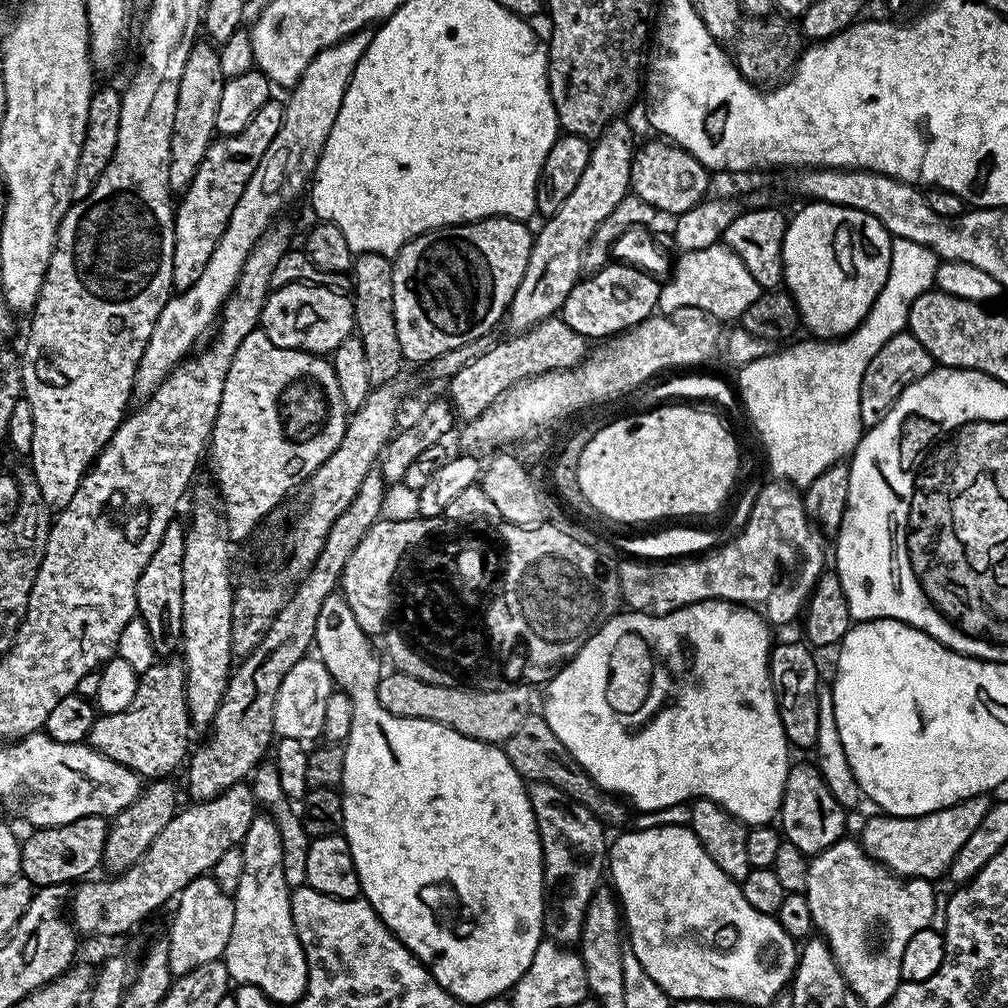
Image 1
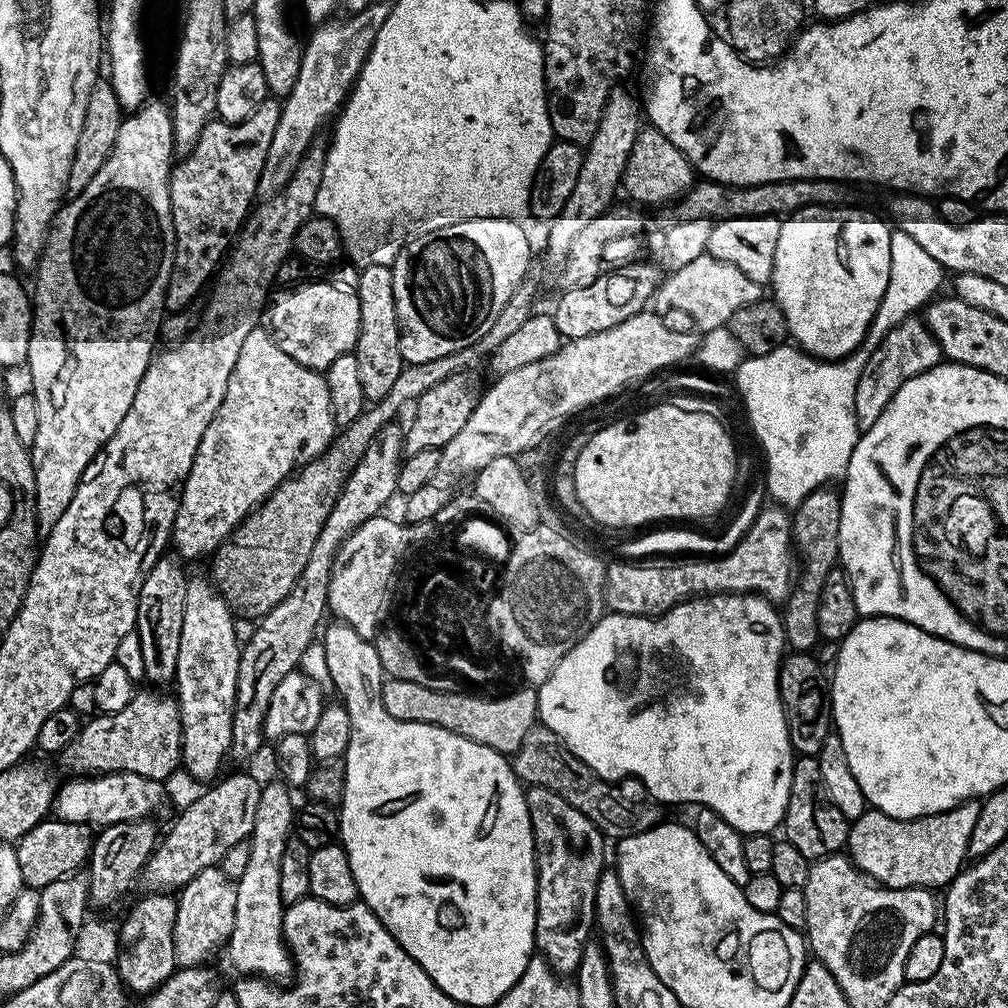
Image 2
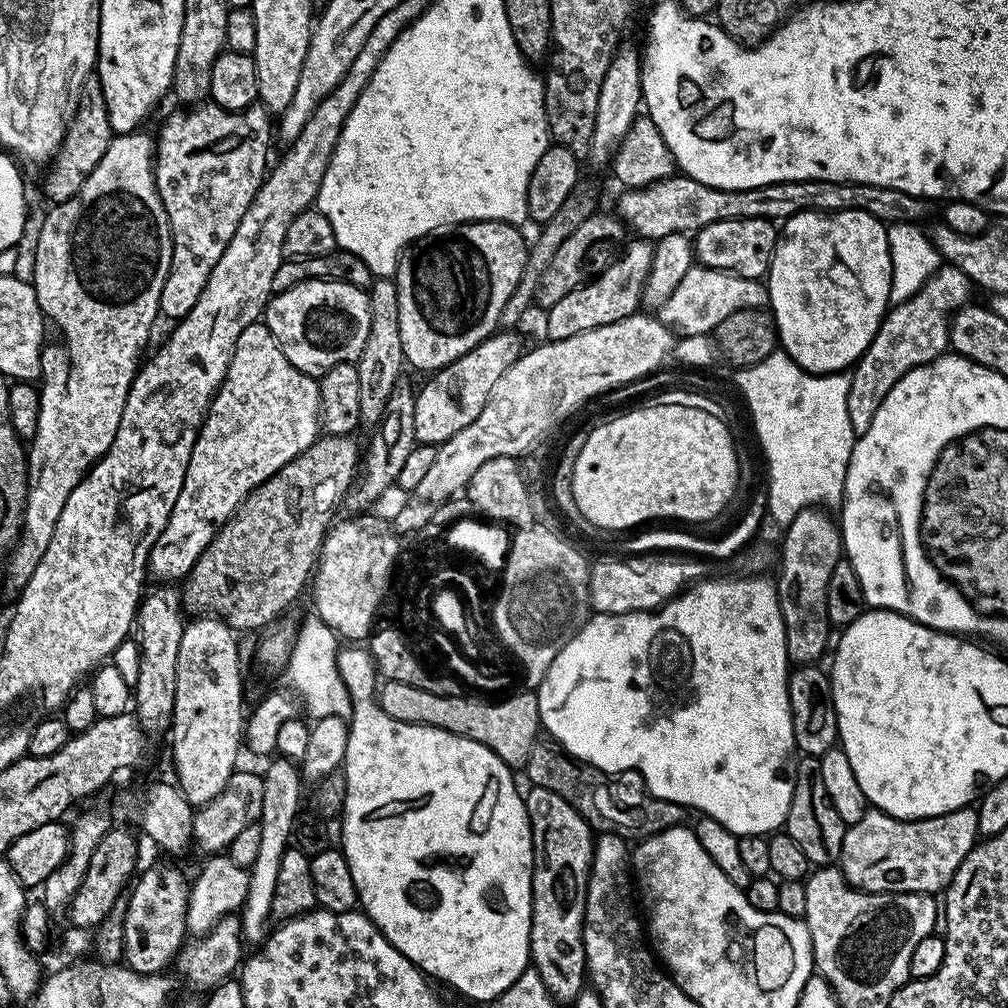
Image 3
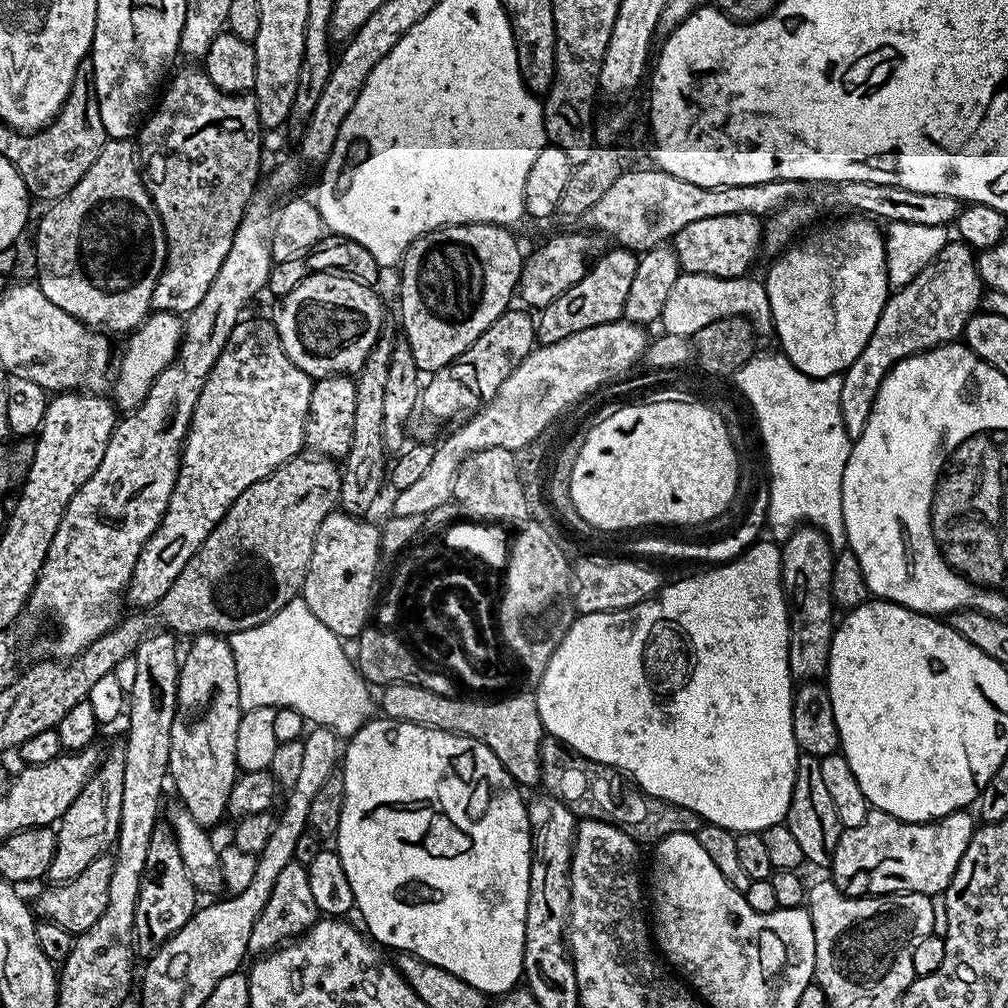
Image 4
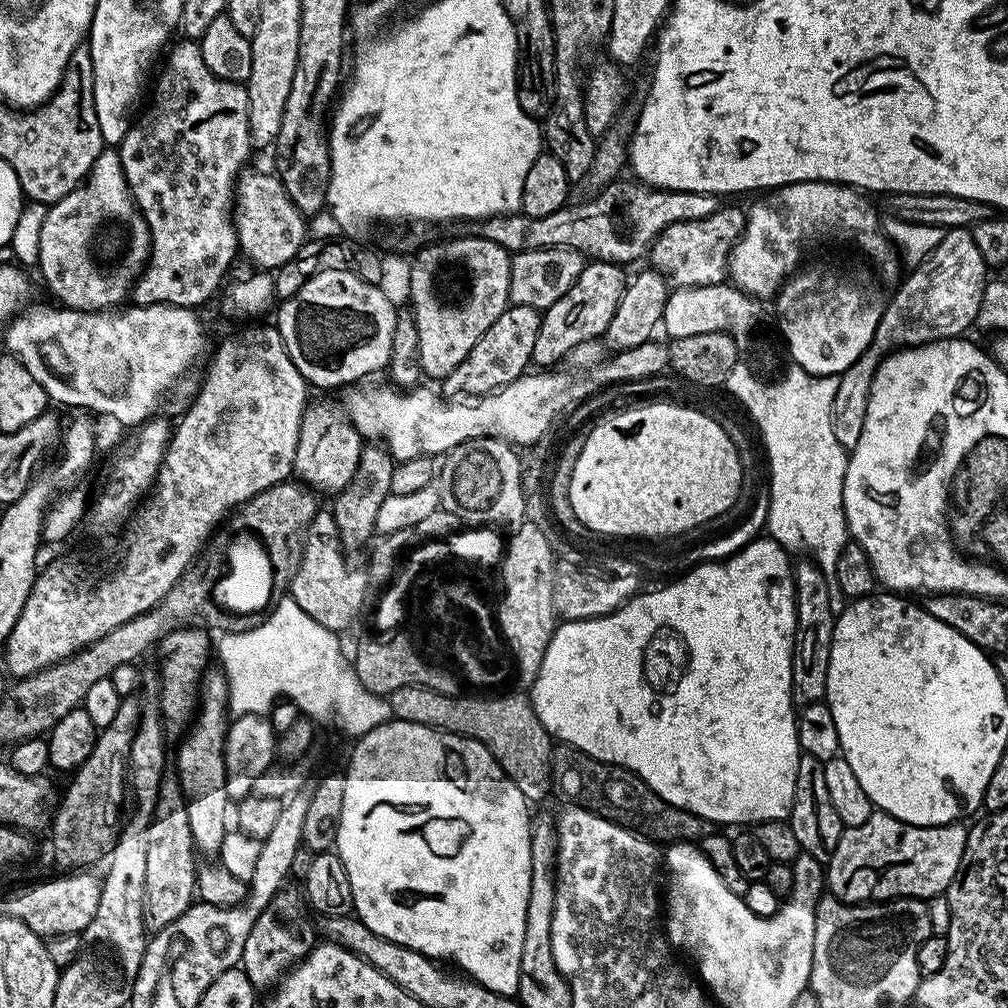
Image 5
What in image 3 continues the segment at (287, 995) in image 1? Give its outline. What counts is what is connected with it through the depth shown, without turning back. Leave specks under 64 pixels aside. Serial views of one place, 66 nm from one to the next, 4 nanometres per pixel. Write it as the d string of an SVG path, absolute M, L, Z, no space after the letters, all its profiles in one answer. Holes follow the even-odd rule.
M272 758L267 761L268 769L262 775L262 814L258 821L262 842L258 846L258 858L254 858L248 877L250 886L244 899L244 907L239 913L240 931L249 945L263 945L270 932L272 903L274 902L274 881L278 878L278 865L282 863L282 854L290 846L294 829L298 824L296 815L300 812L300 795L305 795L302 773L297 761L285 758Z

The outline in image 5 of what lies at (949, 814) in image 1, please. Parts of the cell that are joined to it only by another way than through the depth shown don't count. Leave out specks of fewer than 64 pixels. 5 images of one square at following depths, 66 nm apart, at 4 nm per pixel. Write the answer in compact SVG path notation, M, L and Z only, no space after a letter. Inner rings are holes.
M873 811L871 818L857 828L845 828L834 846L834 854L826 861L826 888L844 904L867 904L911 898L927 901L933 896L947 893L954 874L966 850L968 828L963 823L938 826L914 826L889 816L887 812Z

